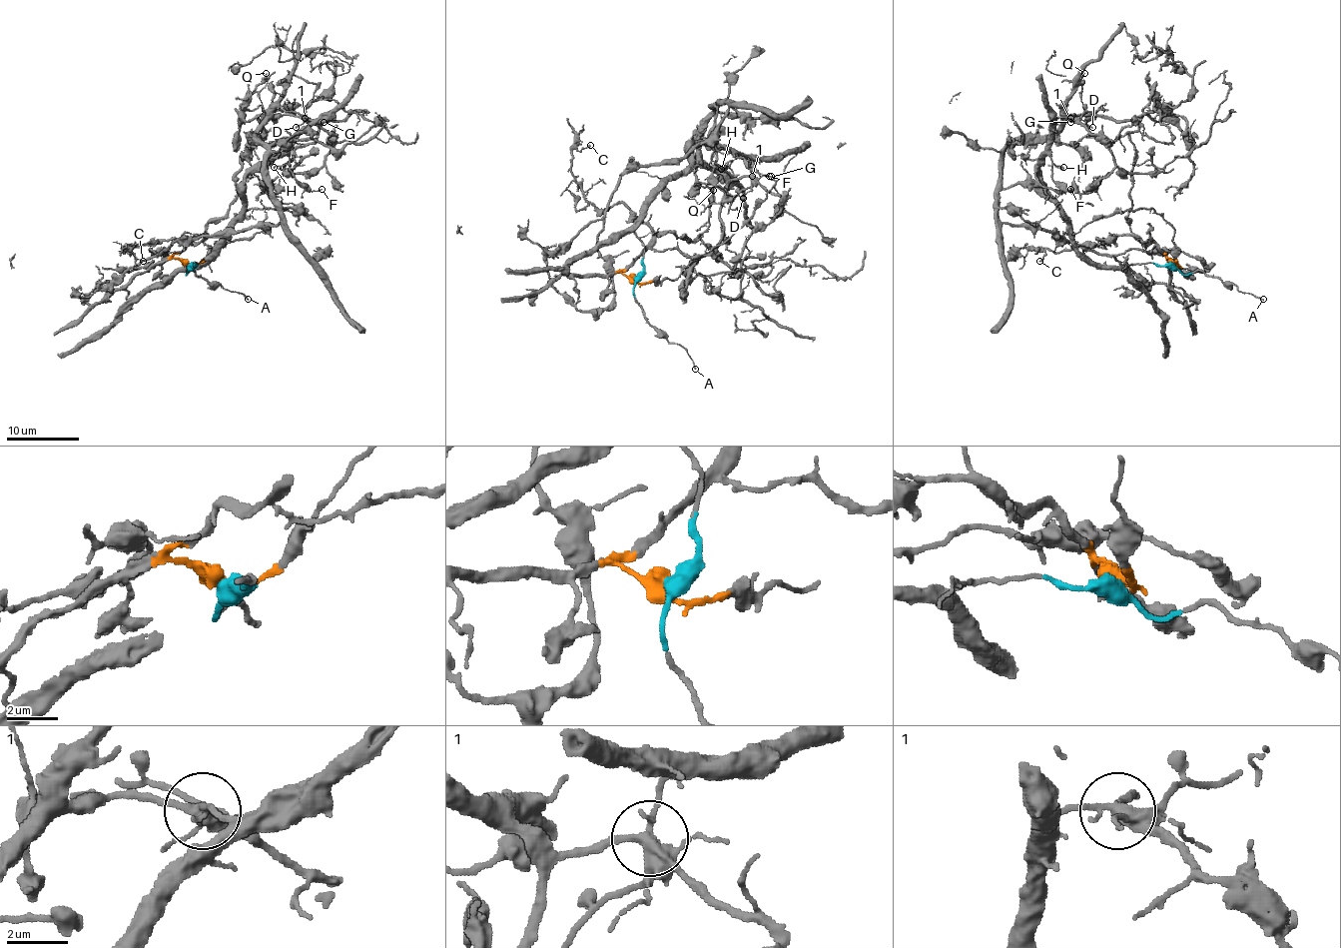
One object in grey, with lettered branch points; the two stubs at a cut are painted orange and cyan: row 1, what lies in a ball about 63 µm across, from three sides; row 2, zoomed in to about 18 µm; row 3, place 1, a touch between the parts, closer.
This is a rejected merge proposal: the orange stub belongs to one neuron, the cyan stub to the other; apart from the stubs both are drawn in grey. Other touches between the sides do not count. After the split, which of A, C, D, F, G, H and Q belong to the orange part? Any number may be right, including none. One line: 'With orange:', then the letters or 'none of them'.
With orange: C, Q

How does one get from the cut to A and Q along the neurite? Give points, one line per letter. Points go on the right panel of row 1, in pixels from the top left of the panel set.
A: (1172, 265), (1183, 274), (1200, 271), (1263, 300)
Q: (1172, 265), (1129, 227), (1134, 147), (1127, 134), (1109, 143), (1089, 131), (1080, 98), (1083, 72)

